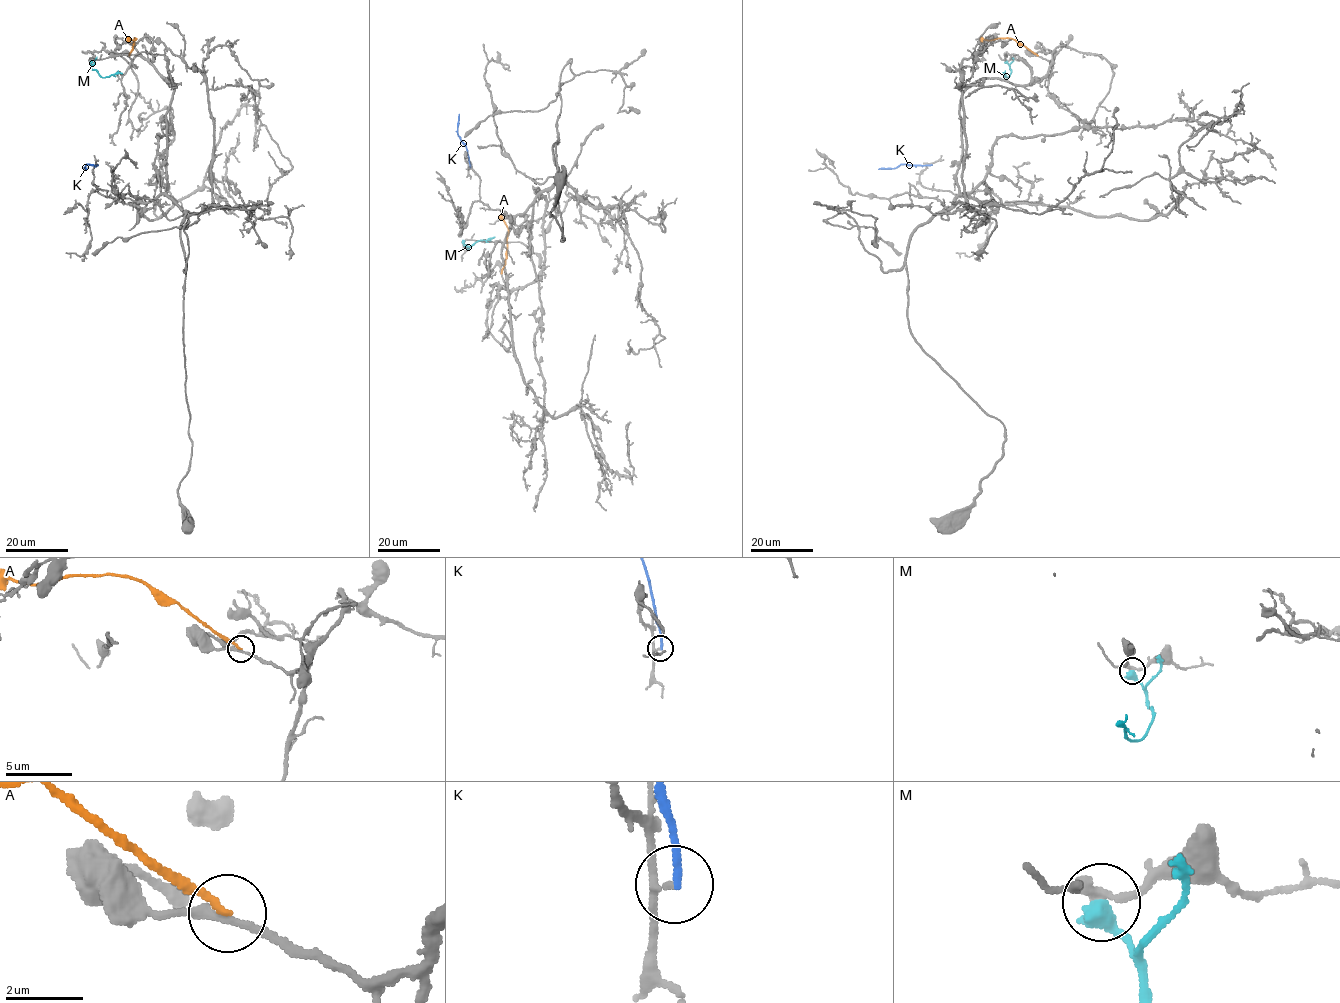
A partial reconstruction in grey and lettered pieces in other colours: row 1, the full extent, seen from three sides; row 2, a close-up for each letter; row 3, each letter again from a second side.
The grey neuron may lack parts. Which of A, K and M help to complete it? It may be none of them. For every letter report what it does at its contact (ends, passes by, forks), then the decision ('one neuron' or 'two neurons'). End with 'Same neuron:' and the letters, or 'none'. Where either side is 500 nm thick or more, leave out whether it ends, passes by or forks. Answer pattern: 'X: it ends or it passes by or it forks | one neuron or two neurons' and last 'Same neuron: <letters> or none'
A: it ends | two neurons
K: it ends | two neurons
M: two neurons
Same neuron: none

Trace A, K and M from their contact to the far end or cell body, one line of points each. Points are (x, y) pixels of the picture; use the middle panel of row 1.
A: (501, 273), (505, 265), (507, 226), (499, 215)
K: (470, 167), (465, 144), (458, 134), (459, 114)
M: (463, 241), (465, 246), (472, 246), (494, 237)

